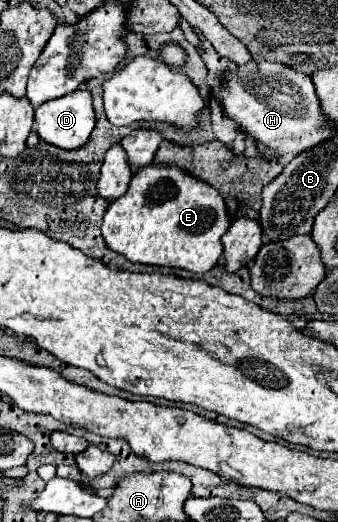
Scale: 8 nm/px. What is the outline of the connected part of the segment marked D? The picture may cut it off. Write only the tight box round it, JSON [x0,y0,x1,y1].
[34,90,96,150]

